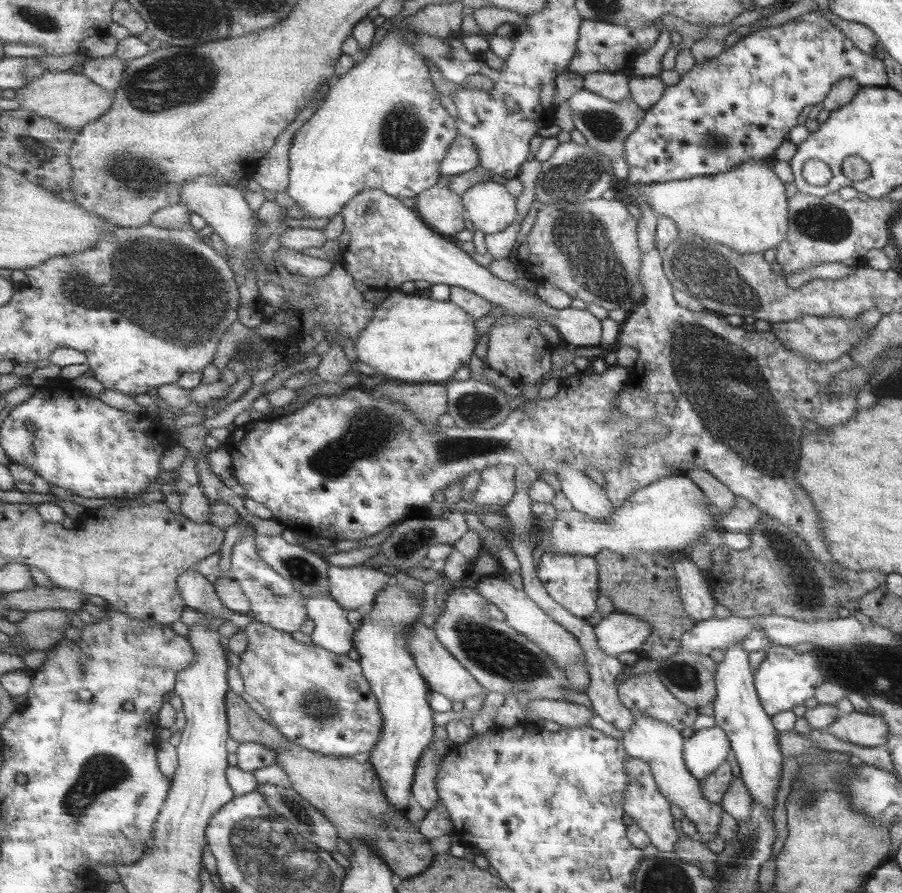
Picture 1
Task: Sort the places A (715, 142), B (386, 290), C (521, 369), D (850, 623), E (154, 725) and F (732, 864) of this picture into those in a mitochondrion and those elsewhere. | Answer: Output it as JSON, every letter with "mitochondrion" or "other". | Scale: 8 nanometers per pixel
{"A":"mitochondrion","B":"other","C":"other","D":"other","E":"other","F":"mitochondrion"}

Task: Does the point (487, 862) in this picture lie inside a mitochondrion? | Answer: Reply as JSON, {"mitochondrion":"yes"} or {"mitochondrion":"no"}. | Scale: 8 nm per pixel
{"mitochondrion":"no"}

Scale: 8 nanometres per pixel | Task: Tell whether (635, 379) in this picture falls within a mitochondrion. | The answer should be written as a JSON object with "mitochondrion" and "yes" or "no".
{"mitochondrion":"no"}

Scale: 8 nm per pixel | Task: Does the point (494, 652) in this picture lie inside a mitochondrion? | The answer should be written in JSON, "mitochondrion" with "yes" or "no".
{"mitochondrion":"yes"}

